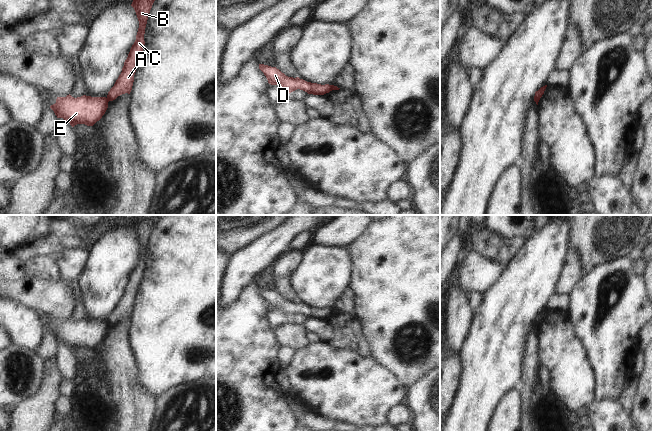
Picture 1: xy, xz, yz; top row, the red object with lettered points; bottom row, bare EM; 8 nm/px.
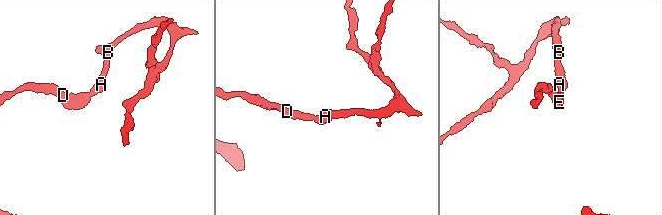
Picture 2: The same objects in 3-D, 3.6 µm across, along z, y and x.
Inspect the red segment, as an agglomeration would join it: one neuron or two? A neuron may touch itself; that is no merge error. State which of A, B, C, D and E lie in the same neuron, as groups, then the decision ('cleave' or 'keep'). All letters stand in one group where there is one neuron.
groups A B C / D E; cleave

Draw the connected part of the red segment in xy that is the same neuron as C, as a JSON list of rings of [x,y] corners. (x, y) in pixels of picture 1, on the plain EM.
[[[153,215],[148,219],[134,223],[131,228],[138,242],[139,252],[136,259],[136,264],[130,273],[127,283],[124,286],[122,296],[116,304],[114,310],[108,316],[108,325],[113,325],[118,320],[125,317],[130,318],[132,314],[136,292],[145,269],[144,258],[148,240],[156,221],[162,216],[164,215]]]

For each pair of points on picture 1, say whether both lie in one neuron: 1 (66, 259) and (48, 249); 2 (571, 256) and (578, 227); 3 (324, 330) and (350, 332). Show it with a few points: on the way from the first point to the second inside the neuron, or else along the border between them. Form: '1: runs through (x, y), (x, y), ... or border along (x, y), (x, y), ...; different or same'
1: border along (82, 248), (67, 248), (59, 254); different
2: border along (569, 247), (577, 252), (582, 271); different
3: runs through (330, 330), (344, 331); same

